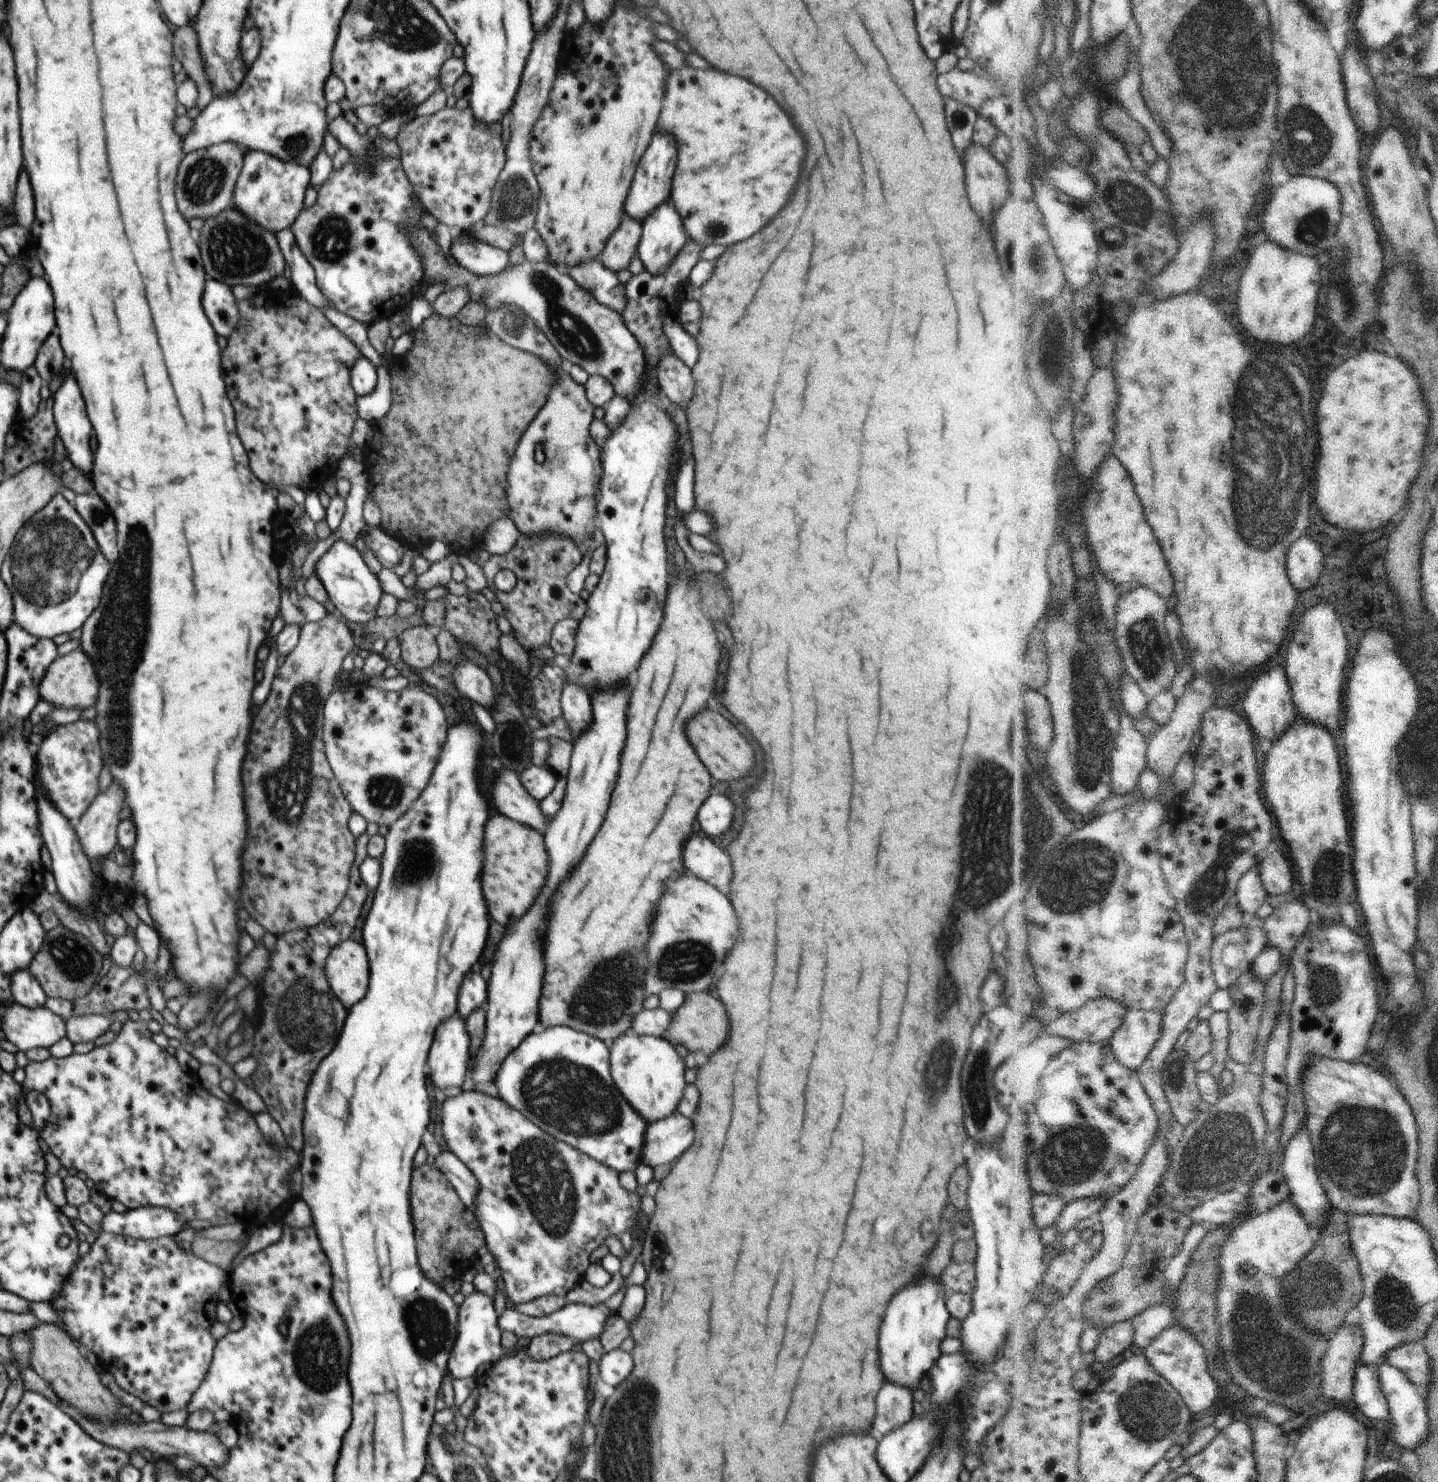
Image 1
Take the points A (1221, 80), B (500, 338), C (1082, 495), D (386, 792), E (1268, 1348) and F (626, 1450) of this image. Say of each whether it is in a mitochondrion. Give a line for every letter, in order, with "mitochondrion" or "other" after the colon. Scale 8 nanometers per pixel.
A: mitochondrion
B: other
C: other
D: mitochondrion
E: mitochondrion
F: mitochondrion

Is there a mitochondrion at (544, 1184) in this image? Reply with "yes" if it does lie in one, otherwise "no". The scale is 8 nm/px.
yes

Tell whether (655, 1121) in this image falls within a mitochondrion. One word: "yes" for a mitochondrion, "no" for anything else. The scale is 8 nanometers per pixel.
no

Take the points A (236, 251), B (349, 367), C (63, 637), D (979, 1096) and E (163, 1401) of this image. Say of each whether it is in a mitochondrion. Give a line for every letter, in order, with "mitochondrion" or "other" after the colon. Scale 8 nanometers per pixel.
A: mitochondrion
B: other
C: other
D: mitochondrion
E: other

